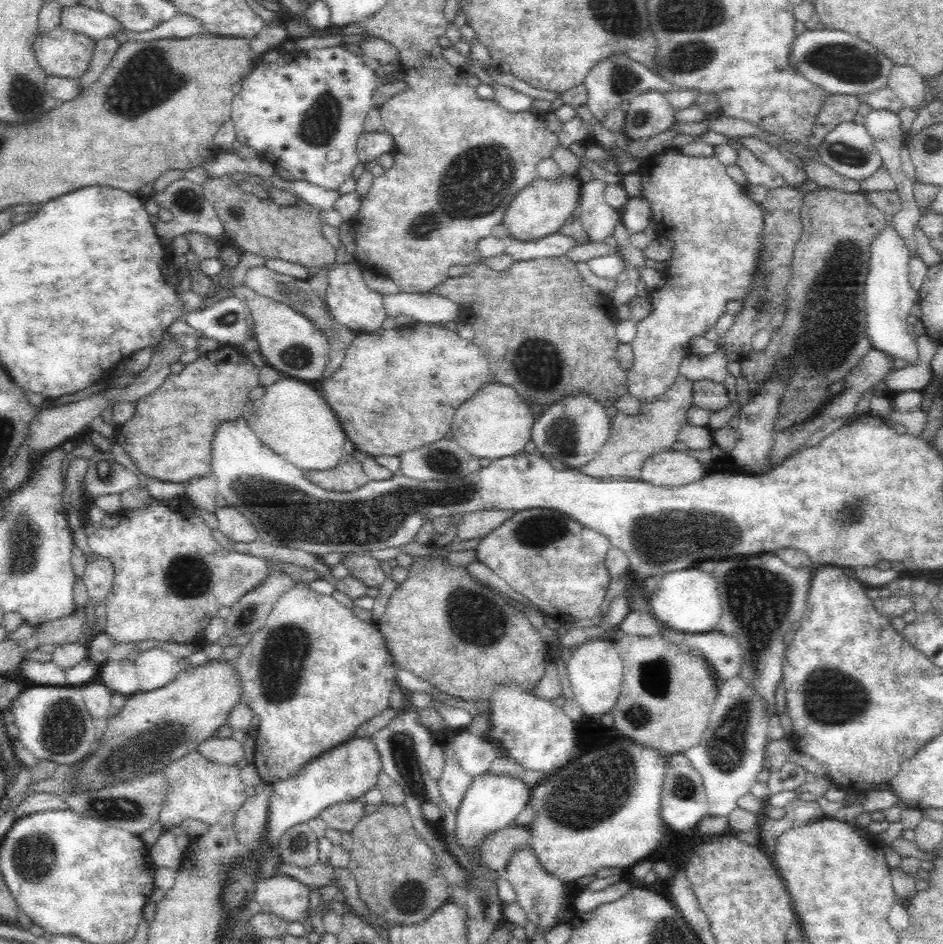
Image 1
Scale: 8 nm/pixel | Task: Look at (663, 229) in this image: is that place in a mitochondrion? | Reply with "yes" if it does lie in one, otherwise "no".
no

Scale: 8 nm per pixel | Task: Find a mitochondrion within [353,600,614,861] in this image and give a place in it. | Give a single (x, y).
(404, 755)

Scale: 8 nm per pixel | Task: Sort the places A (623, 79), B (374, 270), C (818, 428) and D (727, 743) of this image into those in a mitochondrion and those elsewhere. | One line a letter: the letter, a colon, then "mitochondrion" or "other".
A: mitochondrion
B: other
C: other
D: mitochondrion

